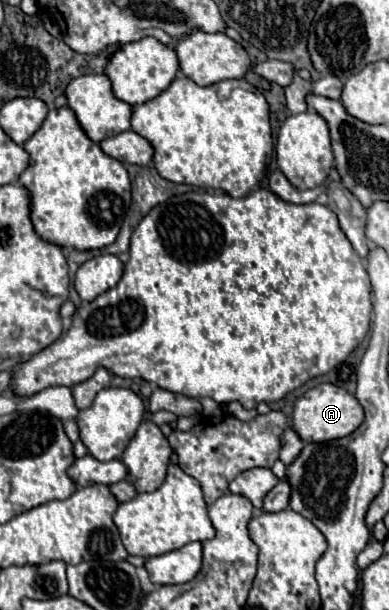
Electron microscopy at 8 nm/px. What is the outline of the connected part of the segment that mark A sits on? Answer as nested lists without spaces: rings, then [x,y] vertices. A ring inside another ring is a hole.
[[[319,384],[311,390],[307,390],[293,406],[293,430],[297,436],[311,444],[311,442],[331,442],[337,438],[345,438],[351,432],[359,428],[363,422],[363,408],[357,402],[355,396],[351,396],[347,390],[333,386],[333,384]]]

